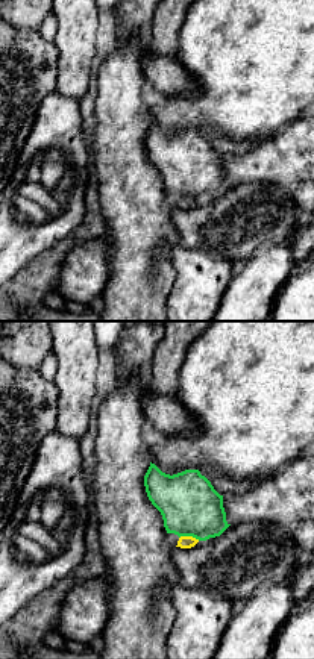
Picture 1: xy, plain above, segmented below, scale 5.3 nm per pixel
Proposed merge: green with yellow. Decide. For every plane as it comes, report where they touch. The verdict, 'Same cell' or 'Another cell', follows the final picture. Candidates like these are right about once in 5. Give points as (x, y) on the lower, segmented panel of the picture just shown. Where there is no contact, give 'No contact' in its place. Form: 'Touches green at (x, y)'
Touches green at (190, 535)

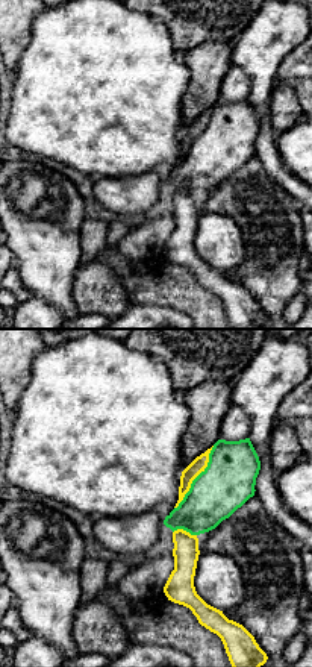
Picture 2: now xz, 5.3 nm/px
Touches green at (196, 478)

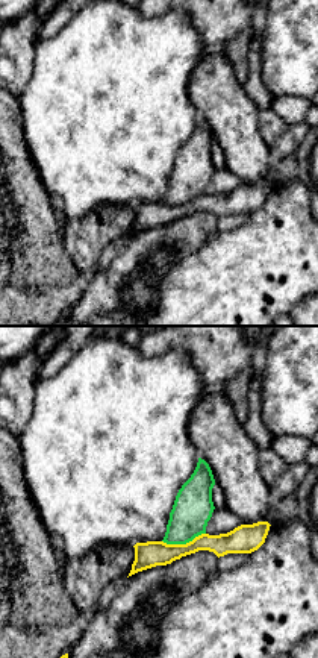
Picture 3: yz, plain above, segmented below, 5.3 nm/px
Touches green at (183, 543)

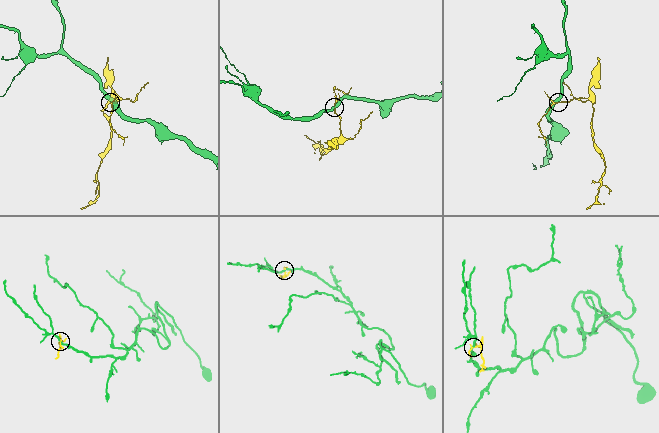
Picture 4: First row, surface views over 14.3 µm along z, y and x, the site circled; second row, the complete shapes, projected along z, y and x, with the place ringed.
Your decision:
Another cell

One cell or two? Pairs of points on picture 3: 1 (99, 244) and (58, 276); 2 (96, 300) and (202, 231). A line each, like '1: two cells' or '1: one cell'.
1: two cells
2: one cell

